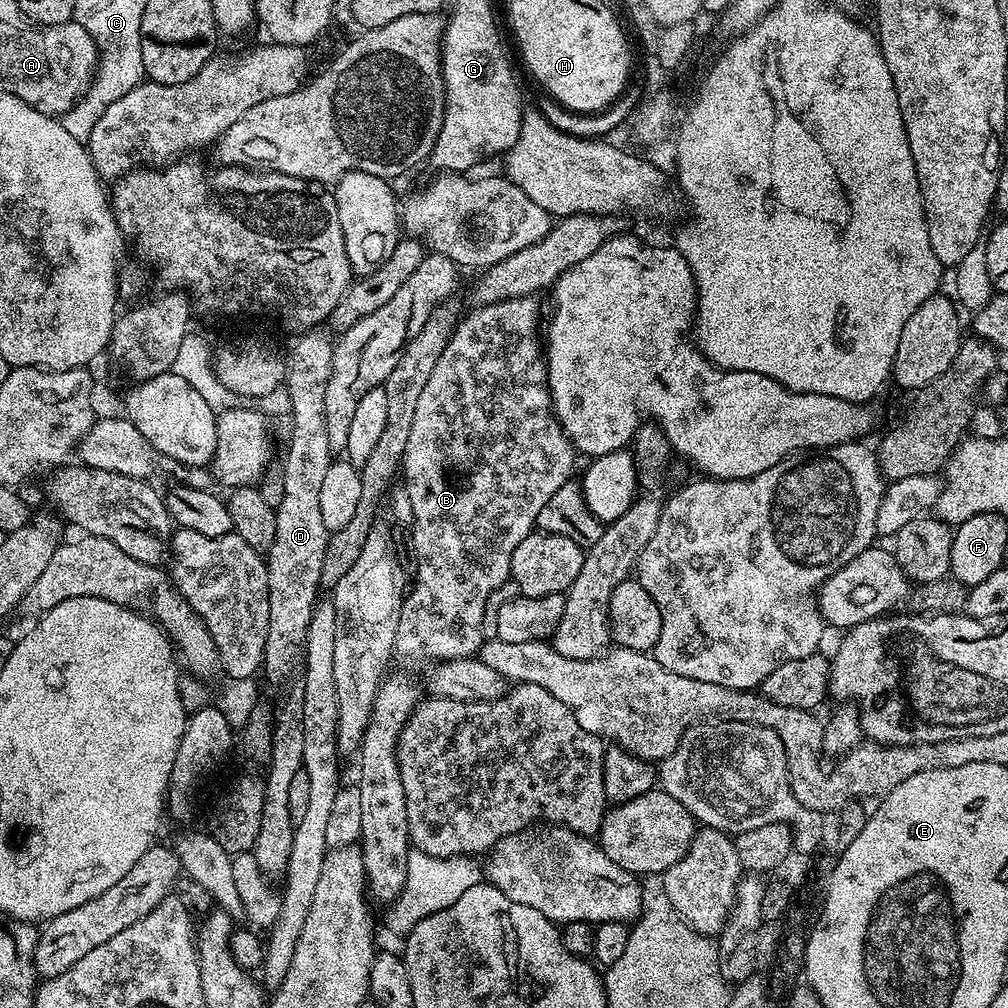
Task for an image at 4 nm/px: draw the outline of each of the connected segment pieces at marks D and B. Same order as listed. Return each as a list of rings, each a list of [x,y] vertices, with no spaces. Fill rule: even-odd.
[[[313,330],[301,332],[295,337],[292,344],[292,353],[286,356],[286,389],[290,396],[292,412],[292,441],[288,444],[288,453],[284,456],[284,481],[285,494],[282,504],[276,510],[276,537],[274,546],[266,554],[268,565],[268,593],[270,594],[270,626],[266,638],[266,650],[264,651],[264,663],[262,665],[262,676],[265,676],[276,688],[284,688],[281,694],[281,704],[275,709],[275,724],[273,726],[273,745],[270,746],[270,758],[266,763],[268,777],[262,781],[264,789],[264,801],[262,802],[262,823],[258,826],[258,838],[254,838],[254,846],[251,854],[263,870],[265,877],[279,877],[288,868],[290,858],[290,846],[294,842],[294,830],[296,825],[290,818],[290,785],[294,774],[302,771],[304,766],[304,755],[302,754],[302,742],[304,741],[304,681],[302,679],[302,665],[304,662],[304,643],[306,642],[306,630],[310,626],[310,618],[316,609],[316,602],[321,595],[322,587],[322,560],[323,552],[326,550],[328,532],[321,515],[321,485],[325,479],[326,470],[334,461],[332,447],[326,434],[326,386],[330,380],[332,369],[332,350],[334,347],[333,337],[328,337],[327,331]]]
[[[535,295],[518,296],[509,298],[509,300],[499,300],[496,304],[486,304],[481,308],[472,308],[467,314],[461,315],[456,327],[453,330],[452,337],[449,339],[448,345],[442,351],[441,357],[438,358],[437,365],[434,366],[433,373],[430,374],[429,381],[422,389],[422,394],[418,397],[418,406],[415,407],[414,422],[411,423],[410,436],[406,441],[405,452],[402,461],[402,475],[404,474],[404,488],[408,491],[406,503],[414,508],[414,520],[411,524],[412,531],[412,548],[414,553],[414,573],[416,572],[416,581],[411,581],[410,587],[407,589],[404,605],[400,611],[398,618],[398,630],[396,631],[395,651],[400,652],[404,656],[413,656],[416,660],[428,660],[427,662],[439,662],[441,660],[466,660],[475,657],[479,653],[481,644],[484,643],[483,634],[483,616],[487,610],[487,600],[491,594],[498,590],[503,583],[510,579],[511,572],[511,554],[518,546],[518,542],[522,542],[522,538],[526,538],[536,528],[536,519],[542,510],[542,506],[546,506],[546,502],[550,502],[550,494],[554,494],[554,490],[558,490],[564,484],[569,483],[573,479],[572,463],[578,459],[577,453],[574,451],[572,444],[568,440],[568,436],[564,433],[564,428],[560,425],[560,421],[556,418],[556,413],[552,411],[552,395],[548,393],[548,369],[546,367],[546,356],[542,351],[542,320],[540,324],[540,304],[536,301]]]

